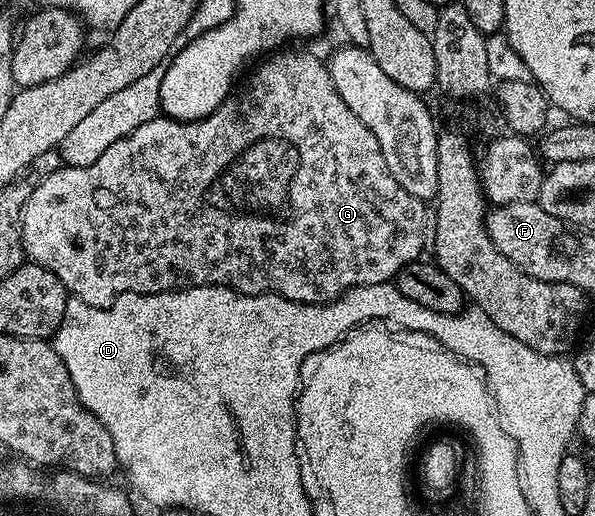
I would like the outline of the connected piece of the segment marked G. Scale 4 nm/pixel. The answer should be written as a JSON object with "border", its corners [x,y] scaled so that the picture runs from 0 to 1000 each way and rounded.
{"border":[[[486,99],[481,107],[472,105],[466,103],[447,112],[444,116],[447,122],[427,141],[425,155],[405,178],[400,174],[397,180],[387,182],[385,190],[365,213],[351,221],[346,231],[324,231],[318,238],[308,238],[301,231],[282,227],[255,231],[247,234],[247,242],[234,242],[234,250],[227,250],[213,266],[193,273],[193,281],[187,281],[187,289],[180,289],[180,297],[173,297],[173,304],[166,304],[166,312],[160,312],[145,324],[113,324],[106,320],[92,335],[74,341],[67,349],[69,357],[64,353],[57,360],[54,374],[45,382],[42,403],[35,409],[35,475],[40,492],[54,508],[79,519],[86,529],[92,529],[92,537],[99,537],[99,545],[106,545],[111,564],[116,566],[121,578],[139,583],[155,595],[185,595],[198,572],[210,572],[217,564],[225,564],[235,572],[259,572],[276,564],[304,564],[311,556],[385,556],[392,564],[400,564],[405,572],[472,572],[476,578],[497,587],[553,587],[558,579],[566,579],[578,564],[590,562],[592,556],[655,547],[667,527],[676,525],[682,514],[703,508],[709,500],[708,484],[713,479],[716,484],[718,479],[718,465],[711,452],[716,395],[697,384],[691,374],[684,374],[684,366],[677,366],[677,359],[671,359],[671,351],[664,351],[664,343],[657,343],[657,328],[650,328],[650,312],[644,312],[644,289],[637,289],[637,273],[630,273],[630,258],[624,258],[624,250],[617,250],[617,242],[610,242],[610,234],[603,234],[603,227],[597,227],[597,219],[590,219],[590,211],[583,211],[576,188],[570,188],[570,180],[556,157],[551,128],[541,116],[538,122],[526,107],[504,107],[499,99]]]}

